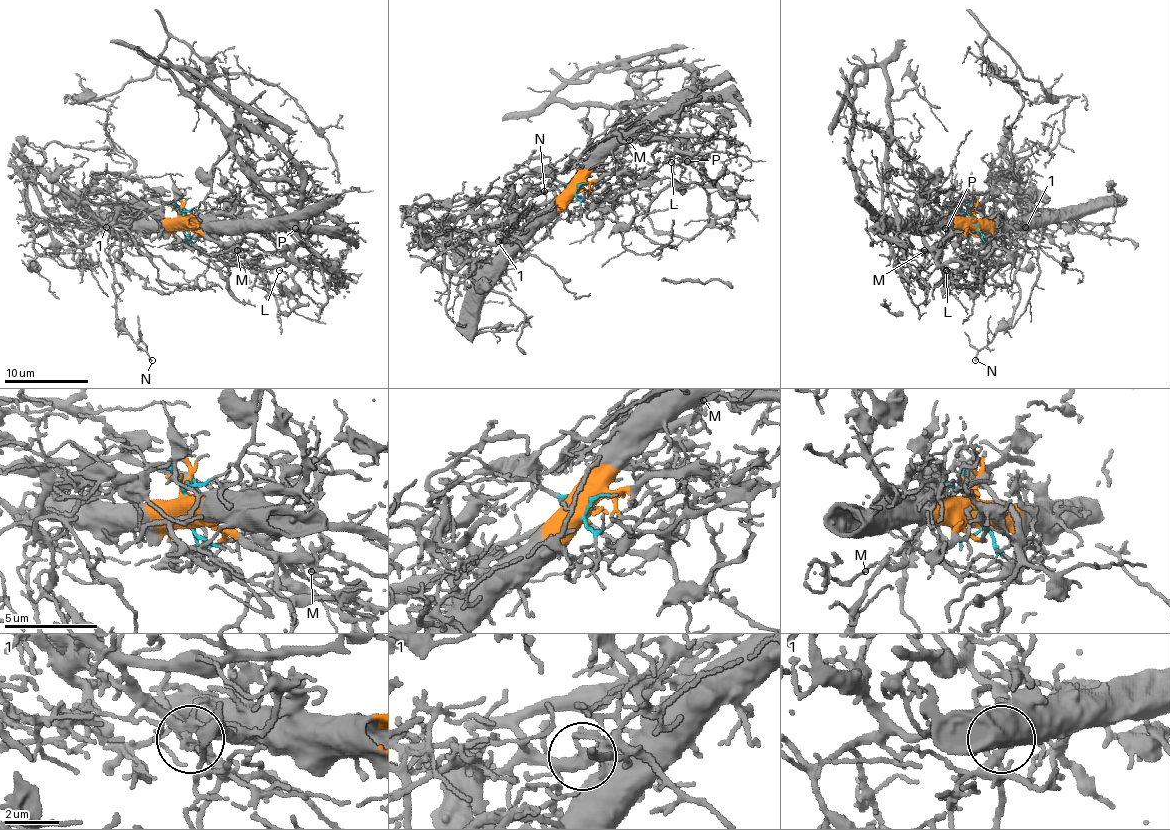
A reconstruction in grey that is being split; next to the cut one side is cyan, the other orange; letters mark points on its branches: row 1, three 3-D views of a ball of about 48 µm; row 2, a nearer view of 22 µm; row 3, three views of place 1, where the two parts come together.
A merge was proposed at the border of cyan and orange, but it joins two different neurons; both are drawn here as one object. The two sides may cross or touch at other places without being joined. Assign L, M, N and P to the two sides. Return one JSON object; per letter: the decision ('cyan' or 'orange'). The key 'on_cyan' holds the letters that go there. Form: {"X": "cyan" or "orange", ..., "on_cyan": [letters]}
{"L": "orange", "M": "orange", "N": "cyan", "P": "orange", "on_cyan": ["N"]}

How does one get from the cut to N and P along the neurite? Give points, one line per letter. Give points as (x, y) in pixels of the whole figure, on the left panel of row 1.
N: (184, 222), (173, 202), (125, 199), (86, 206), (115, 239), (109, 260), (115, 315), (153, 361)
P: (184, 222), (211, 222), (217, 229), (266, 231), (284, 245), (295, 245), (307, 239), (295, 229)

